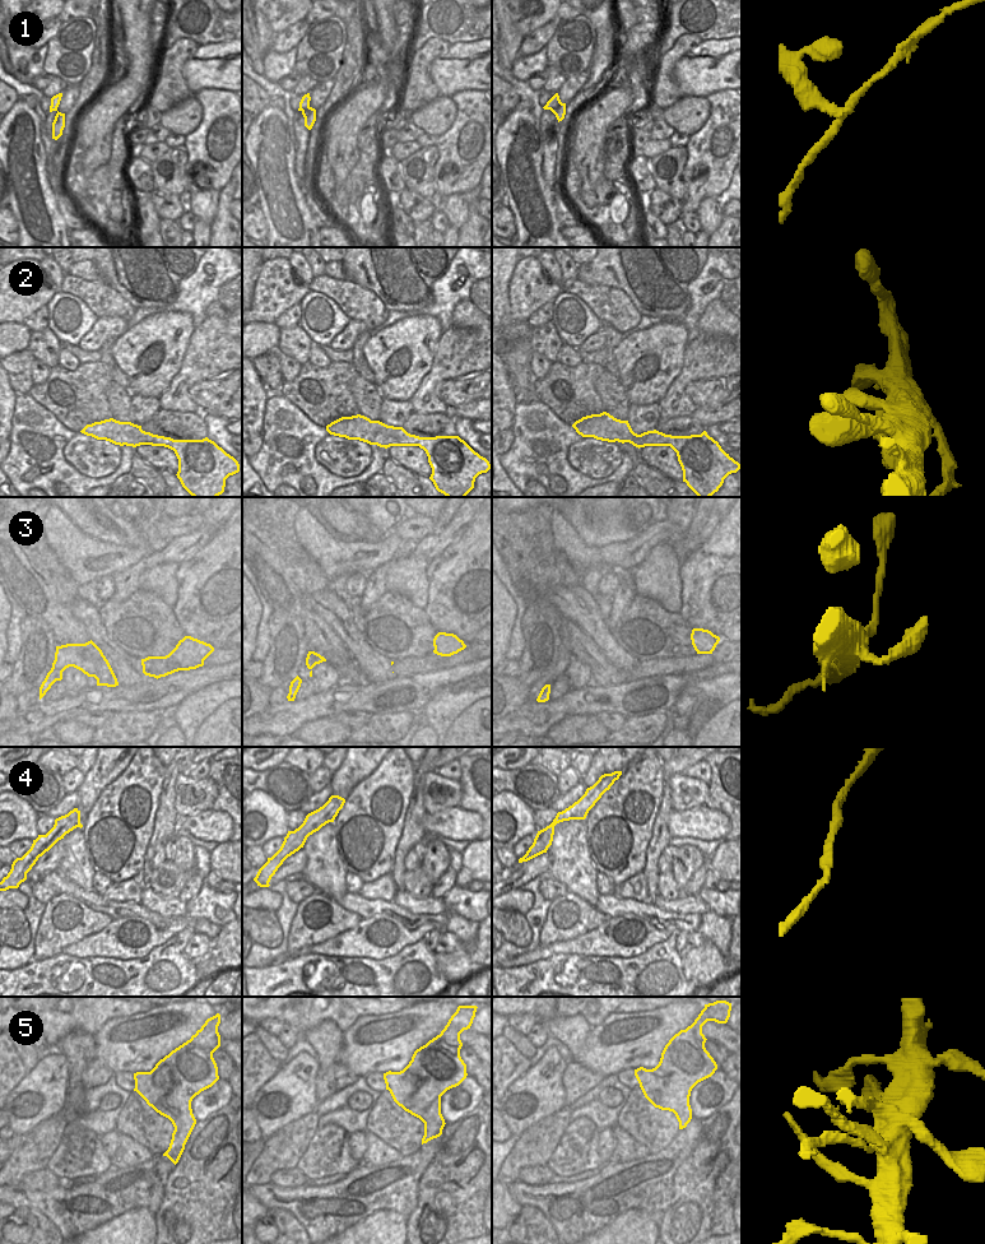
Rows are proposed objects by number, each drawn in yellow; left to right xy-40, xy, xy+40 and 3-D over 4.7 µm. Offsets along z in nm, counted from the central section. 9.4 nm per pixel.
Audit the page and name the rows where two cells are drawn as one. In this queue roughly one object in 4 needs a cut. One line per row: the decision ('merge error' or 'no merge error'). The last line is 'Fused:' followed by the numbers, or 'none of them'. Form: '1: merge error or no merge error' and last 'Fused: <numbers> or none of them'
1: merge error
2: no merge error
3: no merge error
4: no merge error
5: no merge error
Fused: 1

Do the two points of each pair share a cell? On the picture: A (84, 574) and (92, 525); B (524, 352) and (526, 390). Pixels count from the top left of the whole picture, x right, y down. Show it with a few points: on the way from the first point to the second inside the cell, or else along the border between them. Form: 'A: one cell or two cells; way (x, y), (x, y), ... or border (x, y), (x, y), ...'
A: two cells; border (68, 518), (88, 535), (119, 546)
B: one cell; way (523, 361), (523, 381)

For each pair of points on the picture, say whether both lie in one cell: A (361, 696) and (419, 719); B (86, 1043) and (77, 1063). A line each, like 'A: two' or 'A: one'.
A: two
B: one

